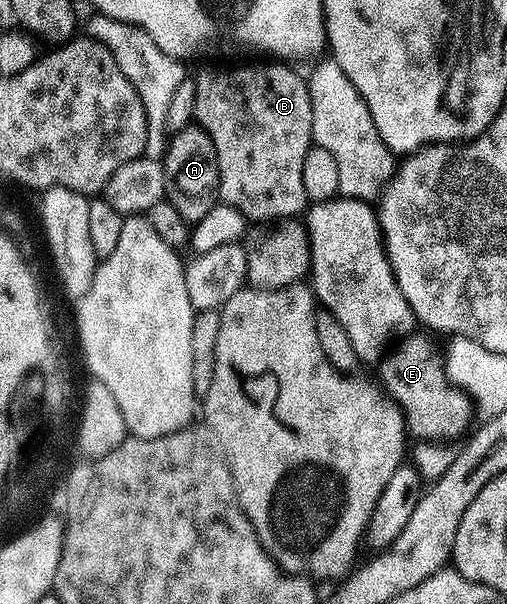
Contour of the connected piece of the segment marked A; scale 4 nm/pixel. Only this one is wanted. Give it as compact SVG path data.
M189 124L177 134L167 139L162 159L165 170L166 200L178 208L182 220L190 224L202 220L210 208L218 205L220 193L220 173L218 172L218 156L214 152L214 144L202 127Z

